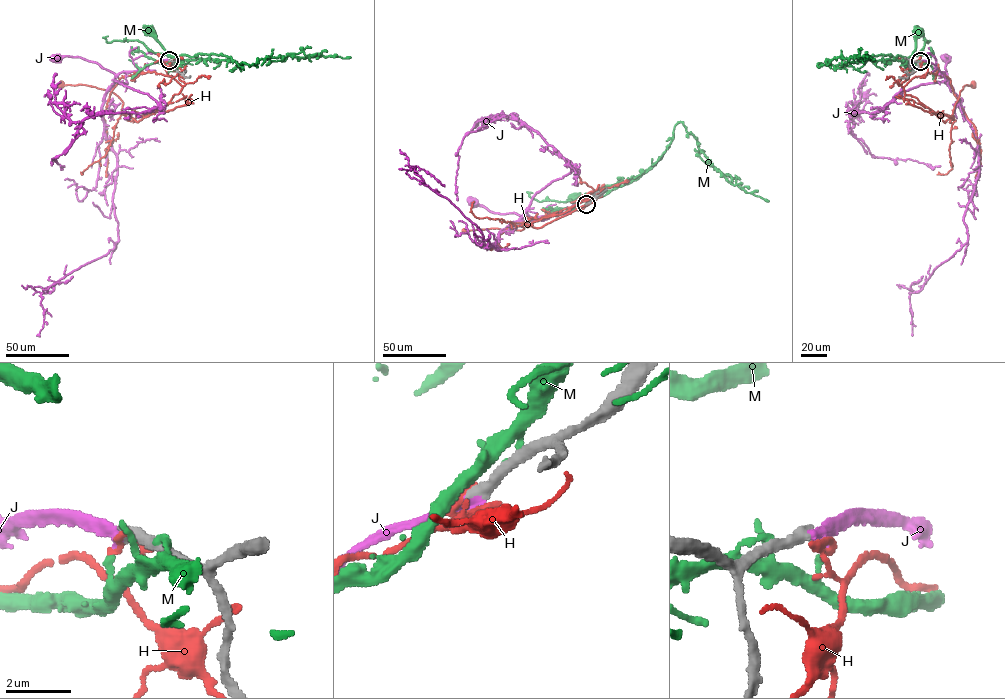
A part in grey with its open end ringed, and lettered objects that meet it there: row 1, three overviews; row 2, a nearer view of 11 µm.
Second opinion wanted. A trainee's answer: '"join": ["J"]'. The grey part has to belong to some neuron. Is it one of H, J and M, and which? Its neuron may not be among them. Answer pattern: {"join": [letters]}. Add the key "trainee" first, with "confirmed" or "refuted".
{"trainee": "confirmed", "join": ["J"]}

